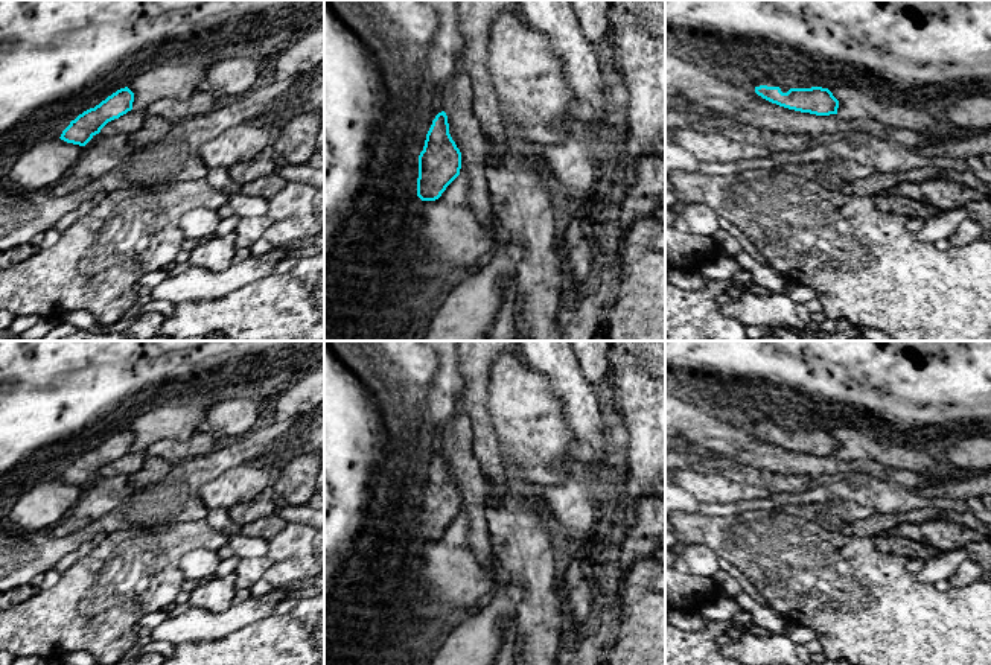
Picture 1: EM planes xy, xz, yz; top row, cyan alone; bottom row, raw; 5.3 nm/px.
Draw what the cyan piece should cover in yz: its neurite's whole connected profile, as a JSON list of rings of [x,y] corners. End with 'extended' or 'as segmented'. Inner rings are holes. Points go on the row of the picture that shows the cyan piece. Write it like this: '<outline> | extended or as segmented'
[[[763,76],[755,93],[779,107],[816,116],[837,114],[839,100],[828,88],[790,88],[773,76]]] | extended

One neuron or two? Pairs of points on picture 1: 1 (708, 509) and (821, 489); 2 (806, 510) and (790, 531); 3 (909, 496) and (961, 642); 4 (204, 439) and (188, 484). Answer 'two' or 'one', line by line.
1: one
2: two
3: two
4: two

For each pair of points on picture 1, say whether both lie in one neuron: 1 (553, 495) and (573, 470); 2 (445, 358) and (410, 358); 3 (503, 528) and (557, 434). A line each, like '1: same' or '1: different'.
1: same
2: different
3: different

